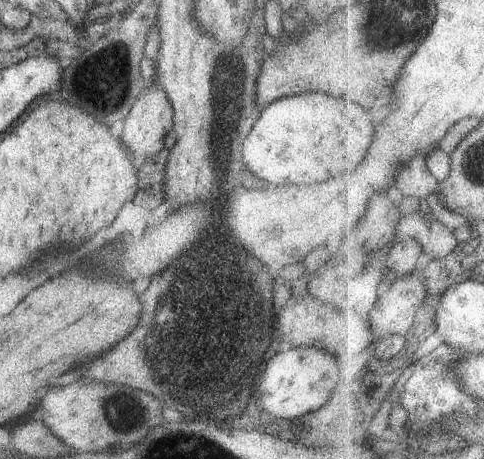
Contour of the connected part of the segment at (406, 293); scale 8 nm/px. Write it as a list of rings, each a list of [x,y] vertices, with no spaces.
[[[412,273],[397,277],[381,292],[381,298],[366,311],[374,334],[373,347],[393,334],[405,336],[428,295],[427,286]]]

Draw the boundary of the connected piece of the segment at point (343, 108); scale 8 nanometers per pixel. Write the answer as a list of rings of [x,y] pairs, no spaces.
[[[325,93],[283,97],[271,101],[262,108],[259,118],[253,123],[242,142],[242,161],[245,162],[249,172],[275,186],[323,182],[327,178],[337,176],[343,170],[353,172],[365,158],[369,146],[373,144],[375,132],[377,130],[371,114],[363,106],[355,104],[354,100],[349,102]]]

